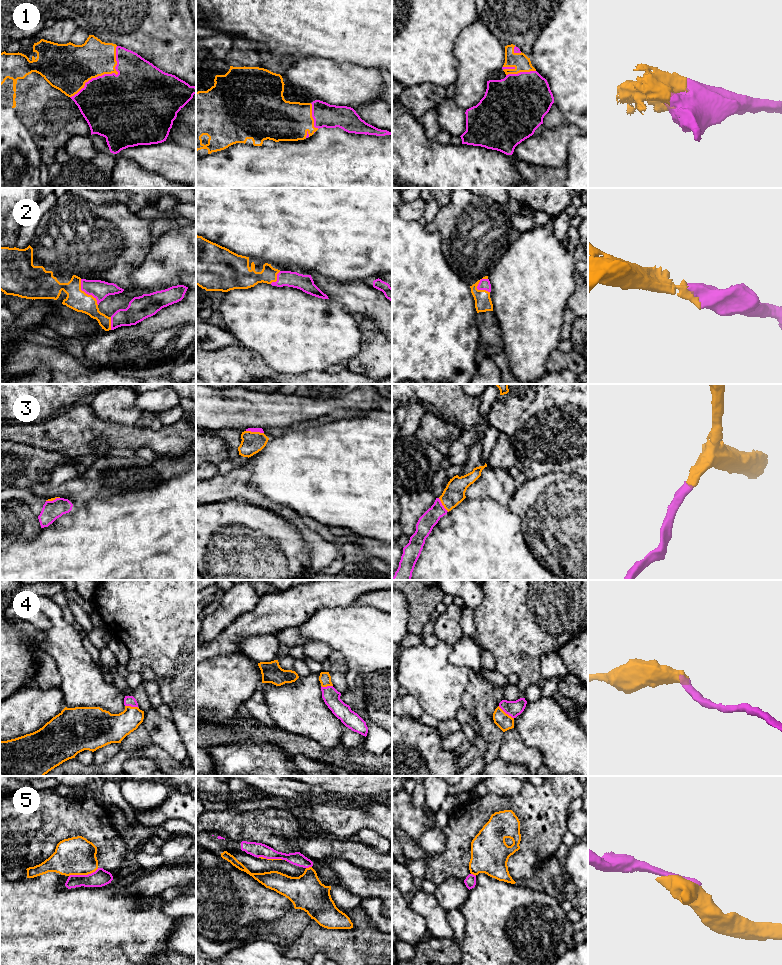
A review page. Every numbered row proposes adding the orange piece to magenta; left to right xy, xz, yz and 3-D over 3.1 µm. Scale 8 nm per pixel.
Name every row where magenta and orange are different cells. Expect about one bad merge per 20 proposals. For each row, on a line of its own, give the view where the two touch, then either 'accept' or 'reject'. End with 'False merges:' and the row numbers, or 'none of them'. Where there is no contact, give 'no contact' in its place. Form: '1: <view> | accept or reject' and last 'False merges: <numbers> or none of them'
1: xy | accept
2: xy | accept
3: xz | accept
4: yz | accept
5: xy | accept
False merges: none of them

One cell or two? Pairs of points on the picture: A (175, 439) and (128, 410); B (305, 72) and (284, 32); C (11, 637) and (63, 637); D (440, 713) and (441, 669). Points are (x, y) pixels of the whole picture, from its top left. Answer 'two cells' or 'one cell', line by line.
A: two cells
B: two cells
C: two cells
D: one cell

